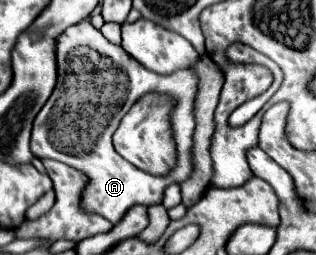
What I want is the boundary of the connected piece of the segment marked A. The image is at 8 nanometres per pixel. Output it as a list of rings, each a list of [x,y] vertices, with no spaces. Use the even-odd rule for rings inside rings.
[[[82,20],[66,28],[56,38],[56,64],[58,82],[34,120],[32,130],[32,152],[36,158],[54,158],[64,162],[88,176],[80,206],[88,212],[100,214],[112,224],[120,222],[128,208],[142,204],[152,206],[162,202],[162,192],[168,184],[184,182],[192,172],[190,148],[194,132],[194,96],[196,96],[196,74],[192,70],[178,70],[174,74],[156,74],[132,60],[128,52],[112,44],[90,20]],[[144,92],[168,92],[176,96],[176,108],[172,108],[172,132],[176,142],[176,166],[166,176],[150,176],[140,172],[134,164],[124,160],[112,144],[112,134],[120,126],[124,112],[136,104]]]

